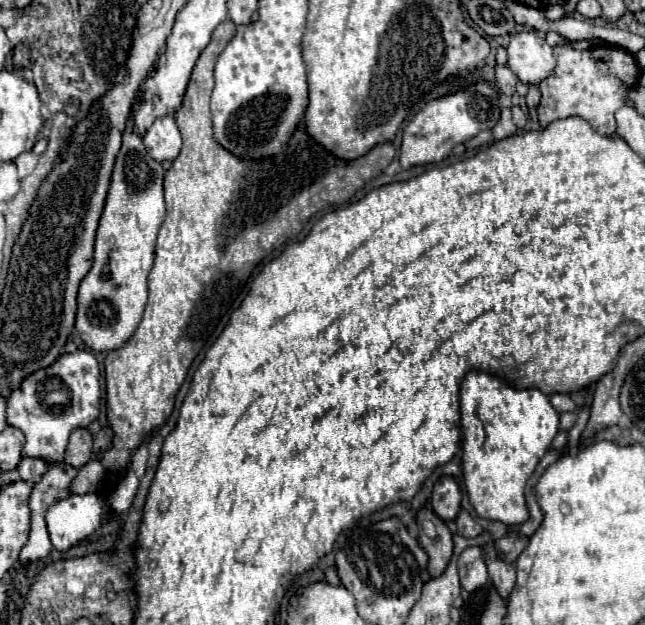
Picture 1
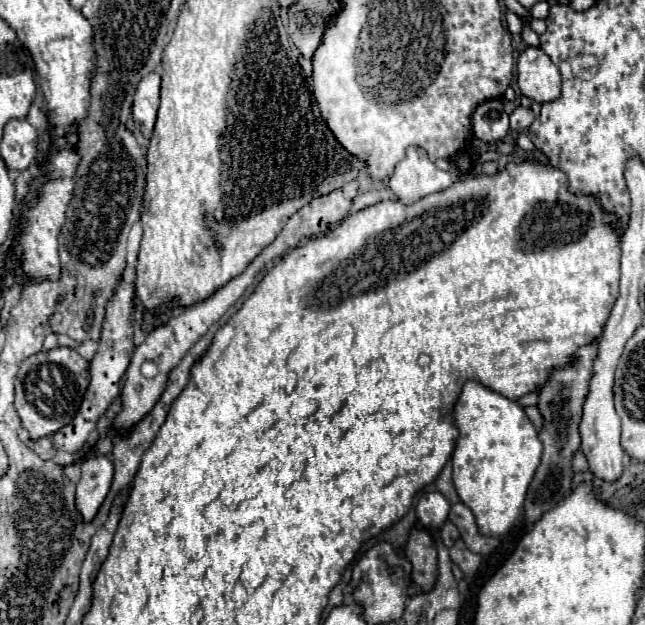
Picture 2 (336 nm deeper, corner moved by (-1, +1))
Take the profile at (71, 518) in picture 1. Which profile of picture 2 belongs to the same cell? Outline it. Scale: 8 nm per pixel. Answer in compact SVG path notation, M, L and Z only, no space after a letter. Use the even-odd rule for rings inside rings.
M94 454L94 458L82 460L82 476L76 484L76 510L82 514L84 522L92 522L100 504L104 502L114 476L112 462Z

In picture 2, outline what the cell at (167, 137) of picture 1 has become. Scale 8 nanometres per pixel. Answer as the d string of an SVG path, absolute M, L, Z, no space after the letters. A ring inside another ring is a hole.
M156 72L148 74L148 78L140 80L140 86L134 94L134 108L132 118L144 138L152 138L156 114L160 104L160 76Z

